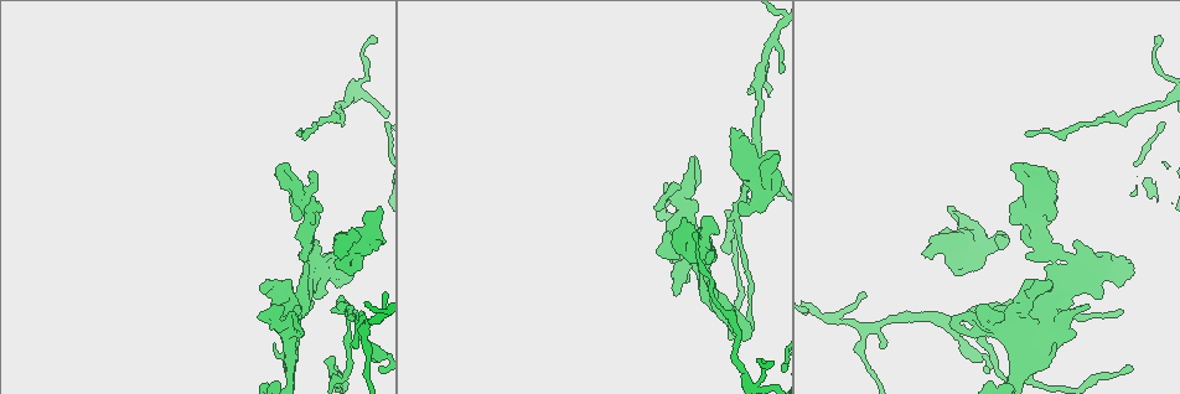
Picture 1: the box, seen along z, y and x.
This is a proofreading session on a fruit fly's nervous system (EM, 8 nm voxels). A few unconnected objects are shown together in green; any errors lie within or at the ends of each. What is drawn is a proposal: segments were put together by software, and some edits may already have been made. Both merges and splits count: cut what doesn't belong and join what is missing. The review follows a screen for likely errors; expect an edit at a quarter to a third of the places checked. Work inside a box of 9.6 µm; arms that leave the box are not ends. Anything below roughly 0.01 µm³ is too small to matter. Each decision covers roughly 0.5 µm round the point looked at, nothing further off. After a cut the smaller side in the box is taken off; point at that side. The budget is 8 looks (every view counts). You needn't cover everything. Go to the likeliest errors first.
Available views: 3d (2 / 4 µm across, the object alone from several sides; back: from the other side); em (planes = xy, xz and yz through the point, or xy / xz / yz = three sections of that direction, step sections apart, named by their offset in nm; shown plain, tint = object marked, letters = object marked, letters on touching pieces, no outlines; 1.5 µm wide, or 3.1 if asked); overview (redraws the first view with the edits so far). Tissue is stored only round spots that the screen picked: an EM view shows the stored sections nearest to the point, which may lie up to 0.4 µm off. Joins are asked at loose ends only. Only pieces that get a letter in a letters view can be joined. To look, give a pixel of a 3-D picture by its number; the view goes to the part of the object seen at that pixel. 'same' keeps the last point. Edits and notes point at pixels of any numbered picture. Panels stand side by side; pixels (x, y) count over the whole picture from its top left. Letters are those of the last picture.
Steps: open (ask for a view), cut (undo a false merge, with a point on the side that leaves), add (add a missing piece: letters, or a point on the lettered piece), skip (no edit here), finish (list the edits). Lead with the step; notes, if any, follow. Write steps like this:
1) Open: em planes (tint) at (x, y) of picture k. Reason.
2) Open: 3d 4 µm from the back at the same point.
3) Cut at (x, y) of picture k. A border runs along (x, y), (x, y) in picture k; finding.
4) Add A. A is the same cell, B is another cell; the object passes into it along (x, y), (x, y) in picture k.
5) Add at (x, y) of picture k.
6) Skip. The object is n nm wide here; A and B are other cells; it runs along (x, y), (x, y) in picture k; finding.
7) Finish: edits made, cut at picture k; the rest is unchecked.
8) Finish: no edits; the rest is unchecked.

Open: 3d 4 µm at (1045, 290) of picture 1. An open end.

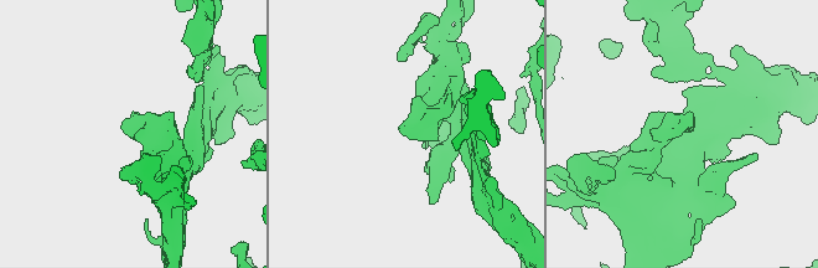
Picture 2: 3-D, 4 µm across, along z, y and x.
Open: em planes (letters) at (685, 131) of picture 2.

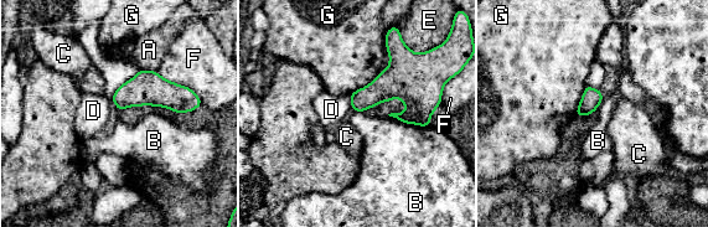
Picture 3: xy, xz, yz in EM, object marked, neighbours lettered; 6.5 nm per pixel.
Skip. A, B, C, D, E, F and G are other cells; no lettered piece goes on from it.

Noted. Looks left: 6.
Open: 3d 2 µm at (731, 338) of picture 1. End of a long branch.

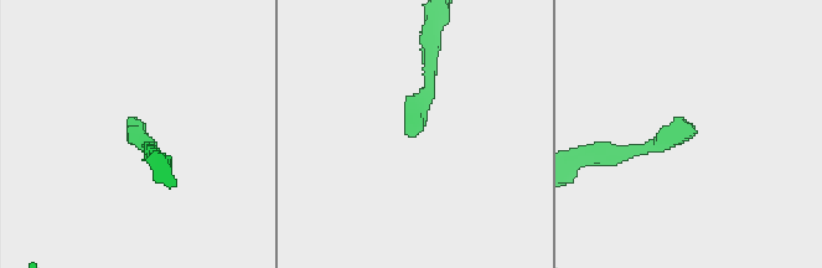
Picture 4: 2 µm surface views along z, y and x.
Open: em xy step 8 (letters) at (134, 133) of picture 4. Now the EM.

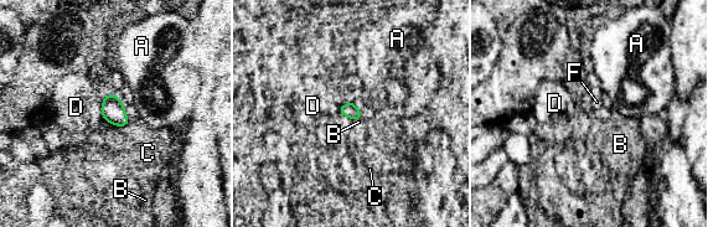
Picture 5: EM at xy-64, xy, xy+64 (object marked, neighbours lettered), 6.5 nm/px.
Open: em planes (letters) at the same point. Cut it another way.

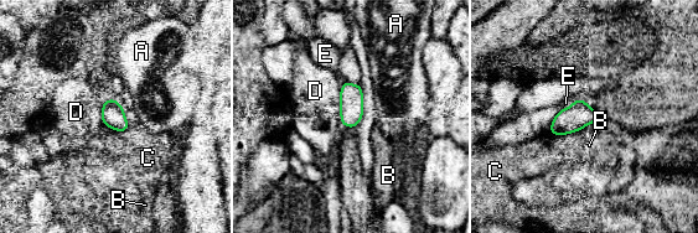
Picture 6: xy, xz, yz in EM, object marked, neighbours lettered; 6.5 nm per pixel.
Skip. A, B, C, D and E are other cells; a border runs along (342, 84), (339, 113) in picture 6; no lettered piece goes on from it.

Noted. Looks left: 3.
Open: em planes (letters) at (1009, 205) of picture 1. An open end.

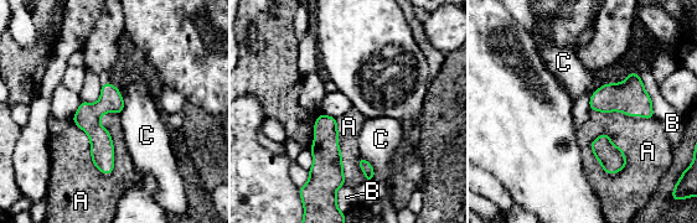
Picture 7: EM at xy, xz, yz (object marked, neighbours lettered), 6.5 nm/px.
Skip. The object is 150 nm wide here; A, B and C are other cells; a border runs along (361, 156), (371, 165), (373, 180) in picture 7; none of them fits.

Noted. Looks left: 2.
Finish: no edits; the rest is unchecked.

